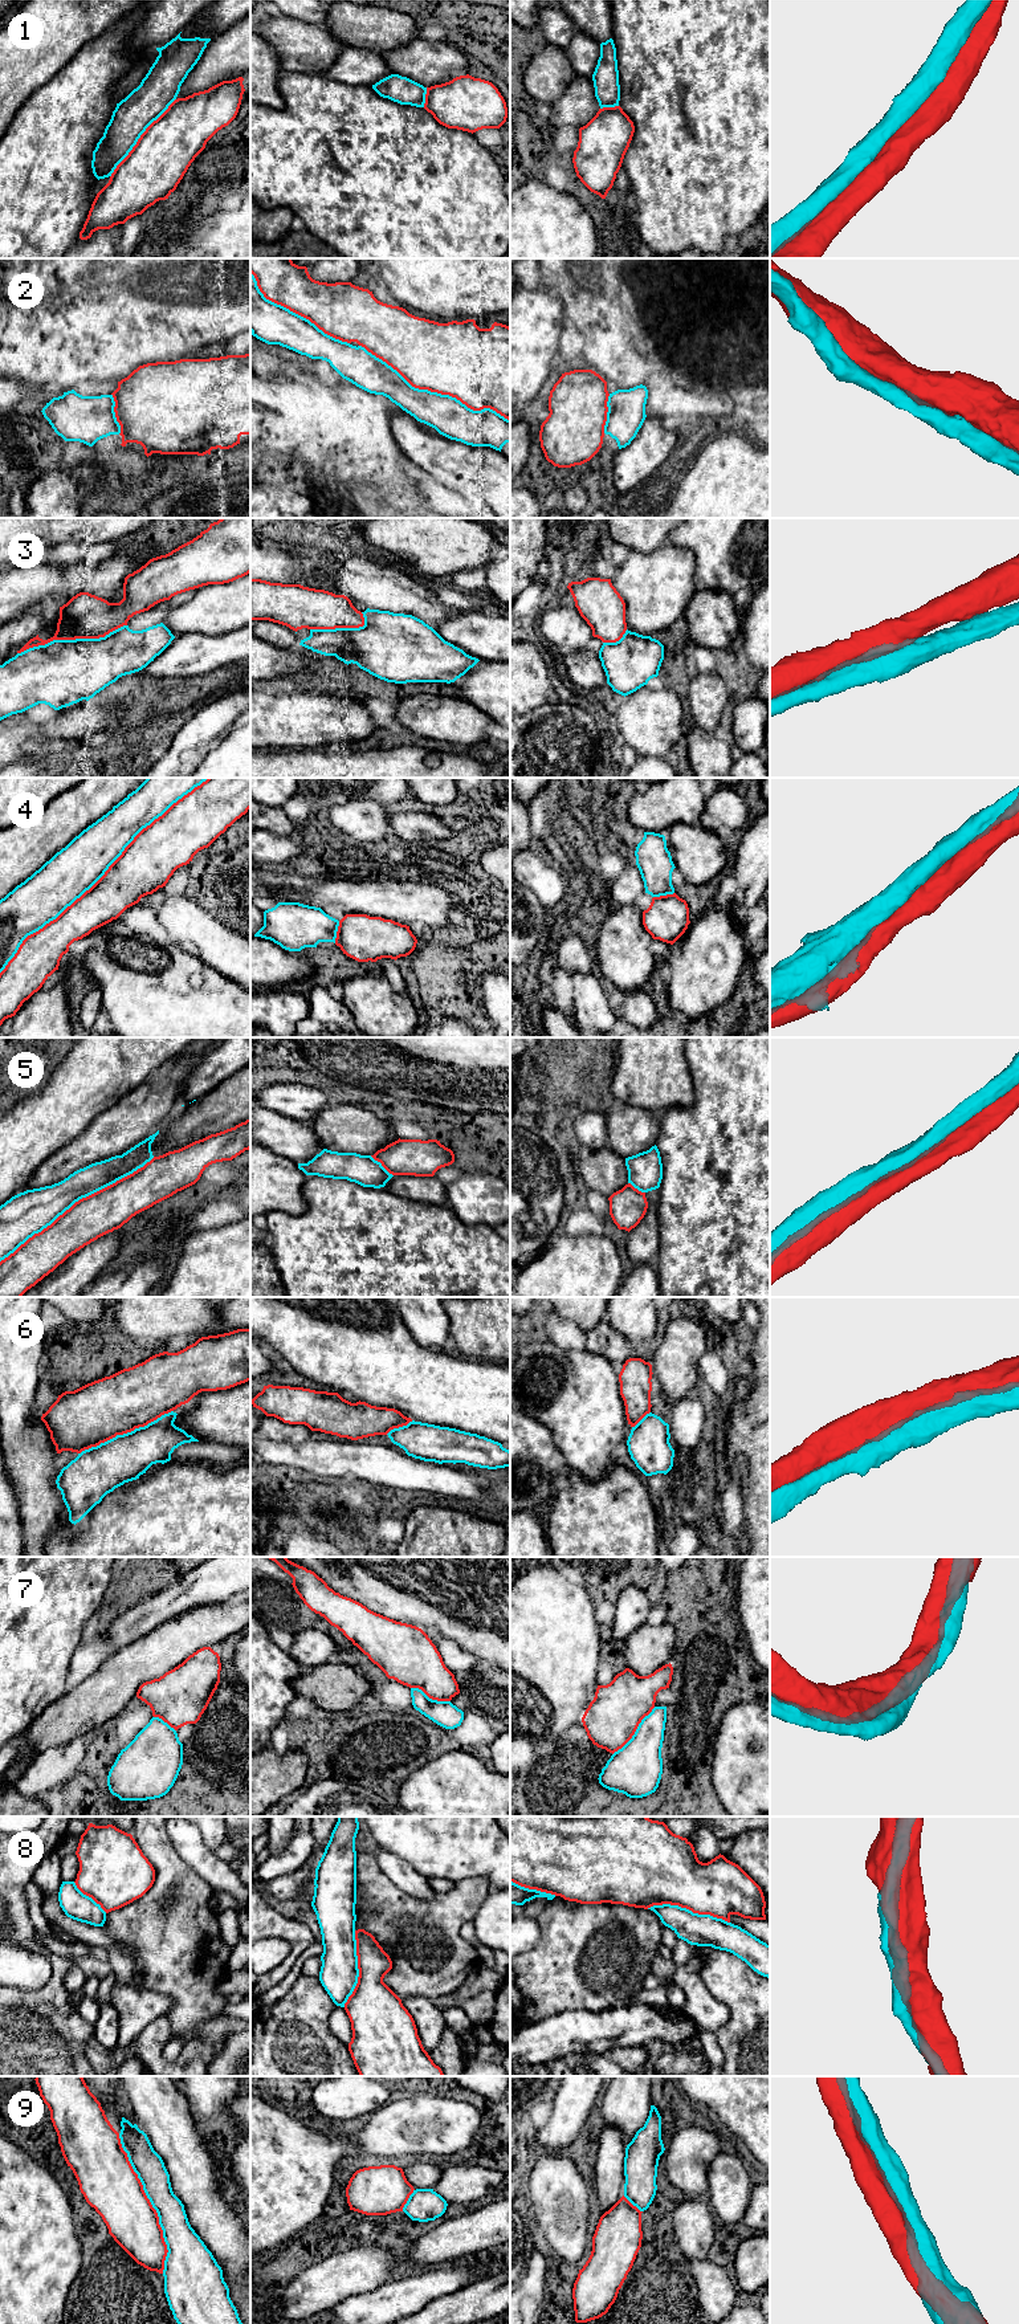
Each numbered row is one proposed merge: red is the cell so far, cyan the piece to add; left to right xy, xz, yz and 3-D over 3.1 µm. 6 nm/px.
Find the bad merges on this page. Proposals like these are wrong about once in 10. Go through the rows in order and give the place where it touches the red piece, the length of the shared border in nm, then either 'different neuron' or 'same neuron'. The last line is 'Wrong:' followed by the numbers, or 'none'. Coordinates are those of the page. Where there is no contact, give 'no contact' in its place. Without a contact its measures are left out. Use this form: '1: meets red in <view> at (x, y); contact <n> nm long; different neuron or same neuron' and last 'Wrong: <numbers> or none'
1: meets red in xy at (139, 138); contact 600 nm long; same neuron
2: meets red in xz at (435, 391); contact 1000 nm long; same neuron
3: meets red in xy at (72, 639); contact 700 nm long; same neuron
4: meets red in xy at (104, 875); contact 1750 nm long; same neuron
5: meets red in xy at (78, 1201); contact 1150 nm long; same neuron
6: meets red in xy at (125, 1432); contact 650 nm long; same neuron
7: meets red in yz at (635, 1731); contact 400 nm long; same neuron
8: meets red in yz at (688, 1908); contact 500 nm long; different neuron
9: meets red in xy at (150, 2204); contact 900 nm long; different neuron
Wrong: 8, 9

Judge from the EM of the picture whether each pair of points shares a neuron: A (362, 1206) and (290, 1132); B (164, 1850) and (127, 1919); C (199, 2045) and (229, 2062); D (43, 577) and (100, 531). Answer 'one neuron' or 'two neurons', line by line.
A: two neurons
B: one neuron
C: two neurons
D: two neurons

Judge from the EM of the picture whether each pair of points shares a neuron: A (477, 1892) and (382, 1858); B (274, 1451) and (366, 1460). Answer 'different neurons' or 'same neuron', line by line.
A: different neurons
B: same neuron

